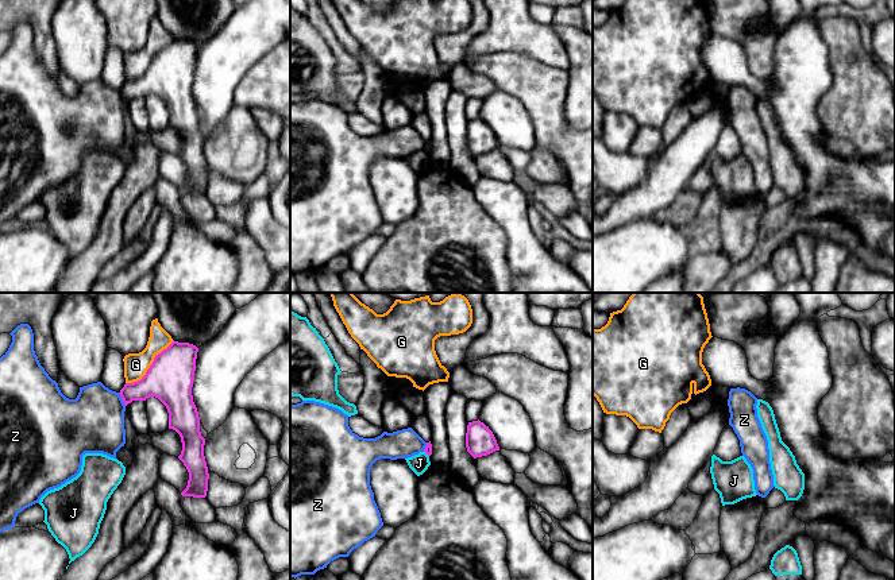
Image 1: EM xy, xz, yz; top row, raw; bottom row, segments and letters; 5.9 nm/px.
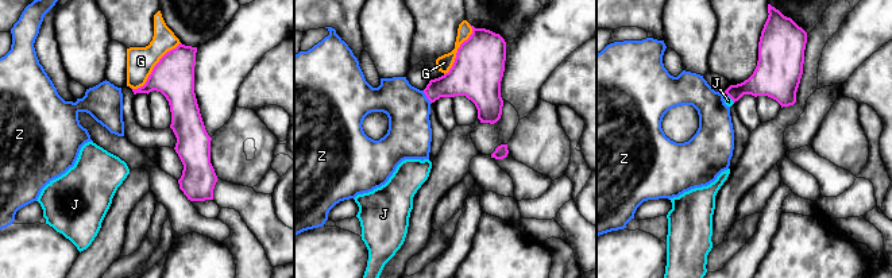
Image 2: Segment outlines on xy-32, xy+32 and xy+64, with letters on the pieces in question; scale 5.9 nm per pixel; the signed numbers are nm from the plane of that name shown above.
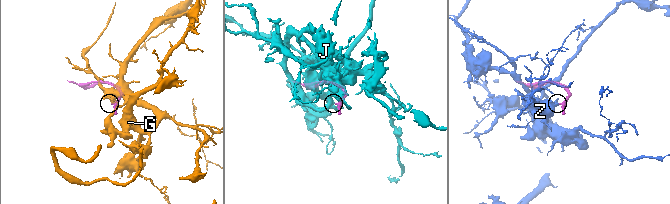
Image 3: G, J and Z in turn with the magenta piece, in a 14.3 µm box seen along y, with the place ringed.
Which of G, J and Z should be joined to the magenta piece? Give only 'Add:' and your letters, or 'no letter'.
Add: no letter

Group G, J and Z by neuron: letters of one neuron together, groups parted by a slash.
G / J / Z

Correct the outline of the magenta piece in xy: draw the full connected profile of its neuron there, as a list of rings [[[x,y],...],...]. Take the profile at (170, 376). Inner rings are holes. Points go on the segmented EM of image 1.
[[[173,340],[155,355],[146,375],[138,382],[126,383],[119,394],[126,406],[150,397],[166,406],[169,429],[175,430],[182,442],[178,459],[189,472],[188,486],[181,495],[205,498],[209,479],[204,456],[205,438],[200,432],[200,417],[192,395],[197,352],[196,345]]]

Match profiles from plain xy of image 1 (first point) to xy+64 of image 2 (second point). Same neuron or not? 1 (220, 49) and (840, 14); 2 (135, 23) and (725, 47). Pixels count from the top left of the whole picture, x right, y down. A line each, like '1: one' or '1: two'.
1: two
2: one

